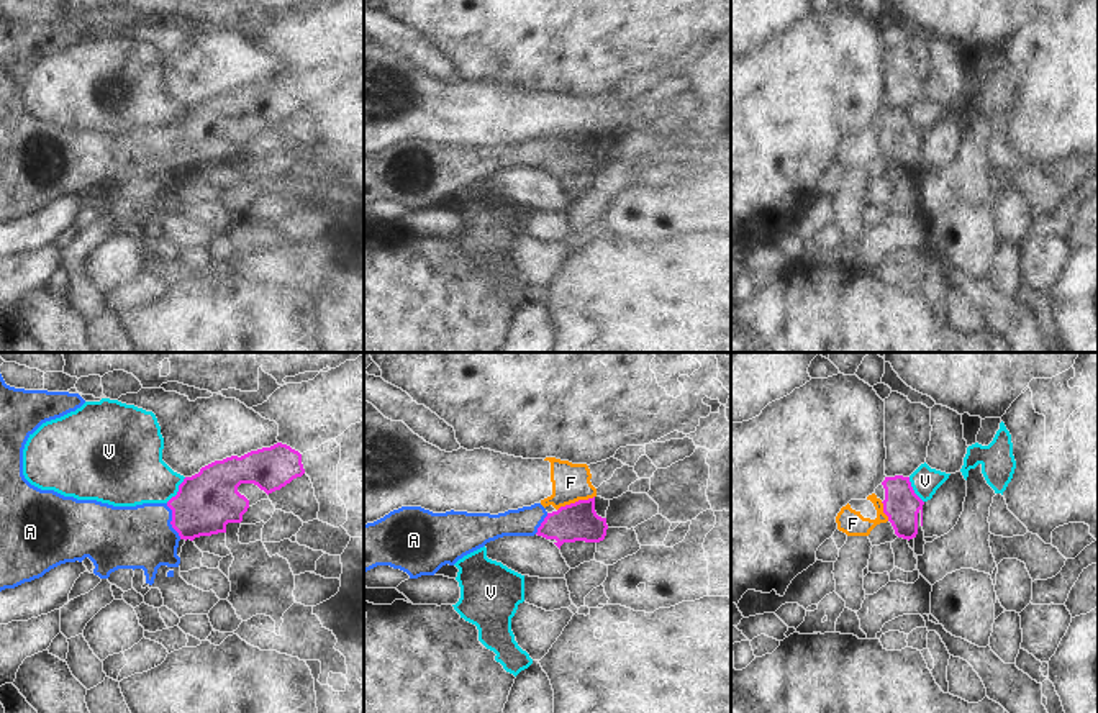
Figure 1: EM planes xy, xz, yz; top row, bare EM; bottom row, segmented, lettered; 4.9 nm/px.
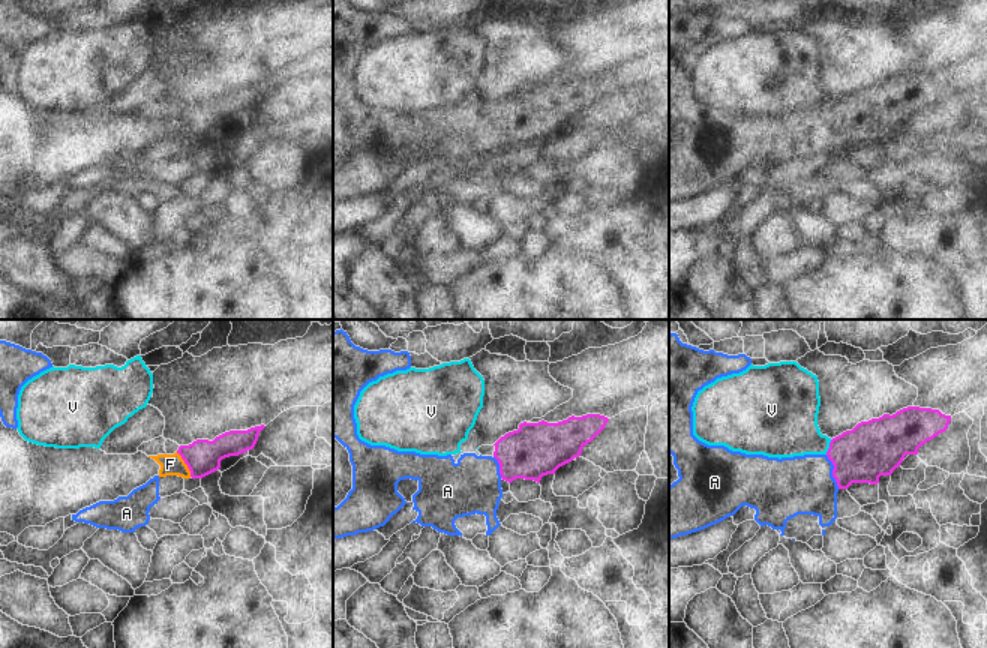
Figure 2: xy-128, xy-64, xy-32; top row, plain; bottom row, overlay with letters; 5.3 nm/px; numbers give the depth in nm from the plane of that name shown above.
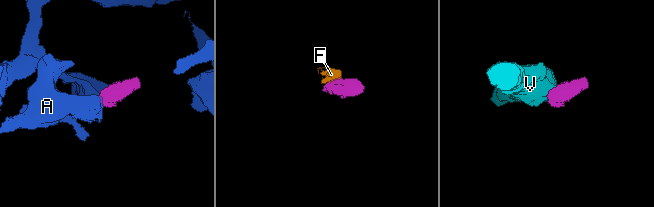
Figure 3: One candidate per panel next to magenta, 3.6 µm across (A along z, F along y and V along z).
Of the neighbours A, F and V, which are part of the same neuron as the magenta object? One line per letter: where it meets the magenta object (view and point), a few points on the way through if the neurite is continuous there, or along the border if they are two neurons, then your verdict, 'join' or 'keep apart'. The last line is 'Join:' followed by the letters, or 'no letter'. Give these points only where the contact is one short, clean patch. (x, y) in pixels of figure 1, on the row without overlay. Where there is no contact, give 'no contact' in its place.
A: xy (171, 154) | across xy (207, 135), (189, 148), (171, 154), (141, 169) | join
F: xz (576, 135) | keep apart
V: xy (179, 123) | along xy (186, 110), (179, 123), (166, 135) | keep apart
Join: A

